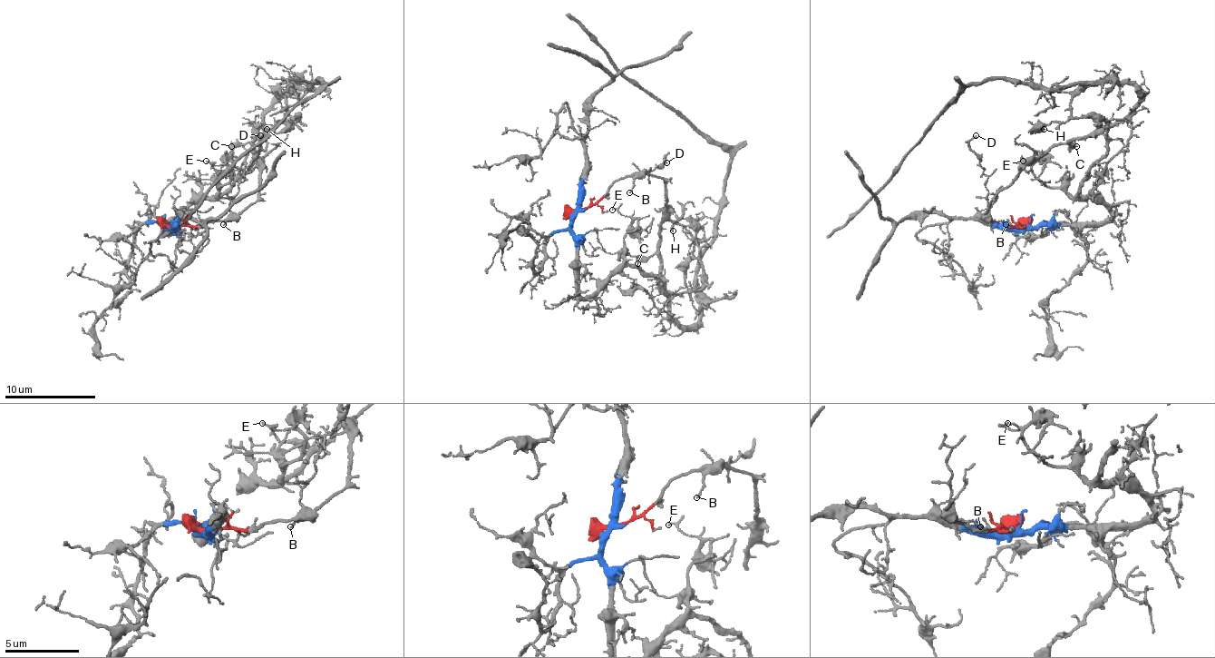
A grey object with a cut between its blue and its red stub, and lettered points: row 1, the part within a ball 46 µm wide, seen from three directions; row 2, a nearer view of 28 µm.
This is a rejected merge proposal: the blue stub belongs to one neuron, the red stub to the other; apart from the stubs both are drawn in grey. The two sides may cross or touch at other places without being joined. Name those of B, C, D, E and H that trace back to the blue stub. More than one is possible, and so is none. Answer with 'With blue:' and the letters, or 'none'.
With blue: E, H

